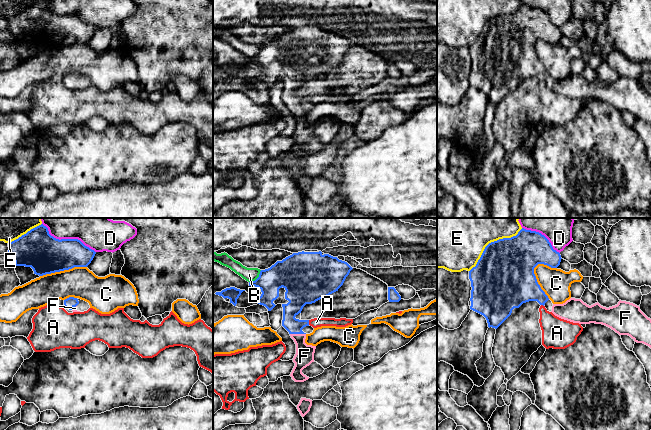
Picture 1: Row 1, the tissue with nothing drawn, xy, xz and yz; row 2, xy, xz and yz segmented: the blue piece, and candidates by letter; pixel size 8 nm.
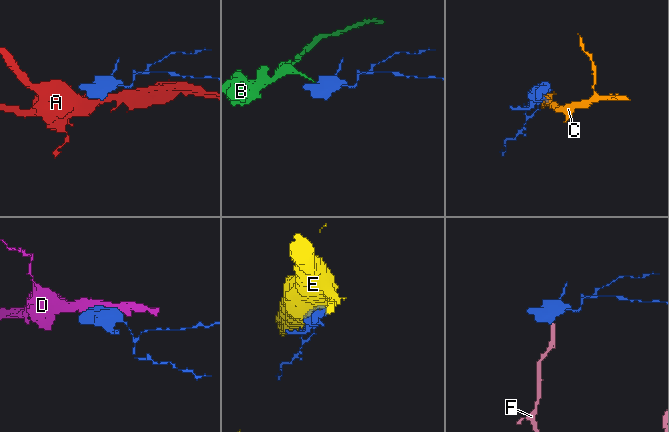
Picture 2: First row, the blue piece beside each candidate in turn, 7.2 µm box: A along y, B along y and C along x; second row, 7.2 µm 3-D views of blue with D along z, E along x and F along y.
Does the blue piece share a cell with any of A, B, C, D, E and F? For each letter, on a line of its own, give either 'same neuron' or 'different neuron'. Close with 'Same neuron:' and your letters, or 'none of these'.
A: different neuron
B: different neuron
C: different neuron
D: different neuron
E: different neuron
F: same neuron
Same neuron: F

